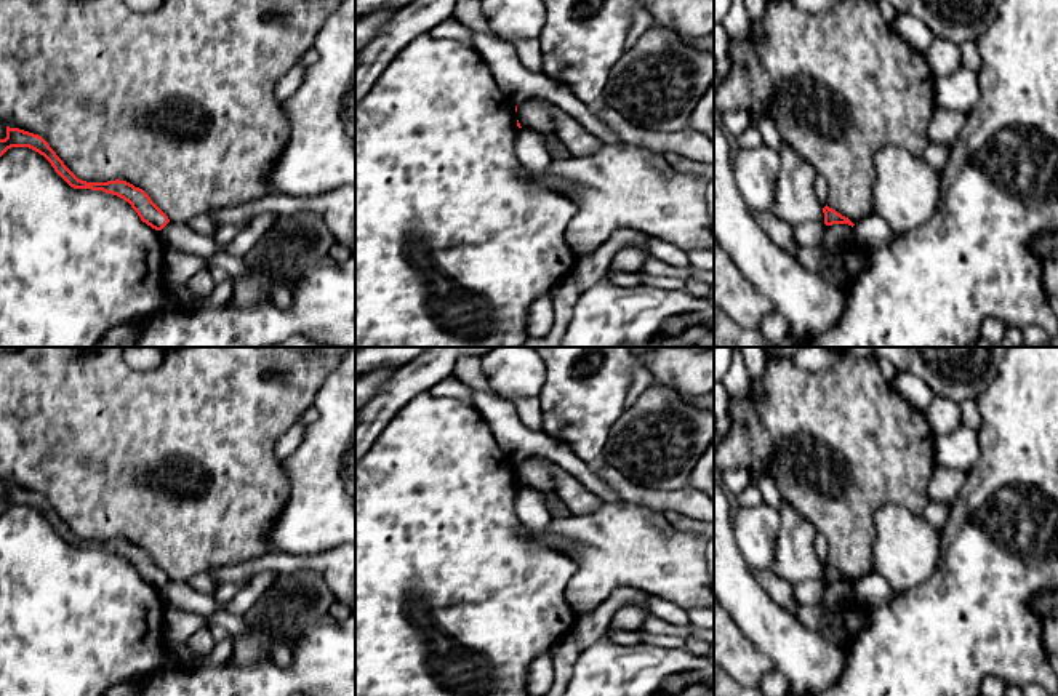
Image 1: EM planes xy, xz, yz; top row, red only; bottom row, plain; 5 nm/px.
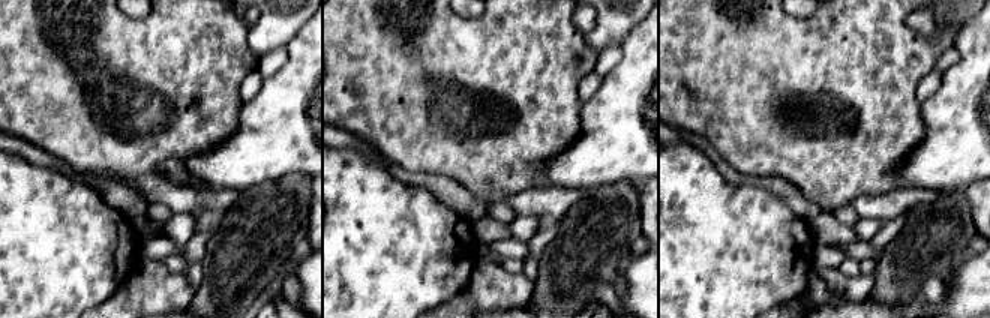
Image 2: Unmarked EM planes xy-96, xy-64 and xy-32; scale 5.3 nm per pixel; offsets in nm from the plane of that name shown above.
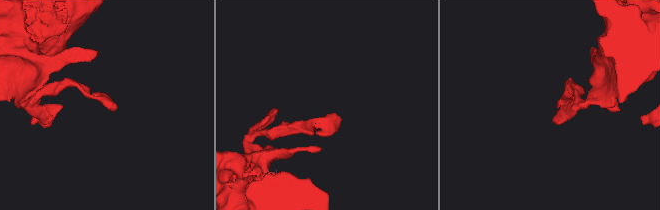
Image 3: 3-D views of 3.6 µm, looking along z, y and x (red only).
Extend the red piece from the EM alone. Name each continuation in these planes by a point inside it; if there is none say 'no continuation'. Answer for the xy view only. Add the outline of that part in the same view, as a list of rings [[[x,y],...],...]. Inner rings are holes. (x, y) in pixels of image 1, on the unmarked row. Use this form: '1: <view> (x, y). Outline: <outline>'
no continuation

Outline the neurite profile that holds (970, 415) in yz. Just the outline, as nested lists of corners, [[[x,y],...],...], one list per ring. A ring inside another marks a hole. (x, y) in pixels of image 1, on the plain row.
[[[965,400],[960,403],[960,414],[962,414],[962,422],[973,429],[978,430],[981,426],[981,416],[980,416],[980,410],[976,405],[976,400]]]

